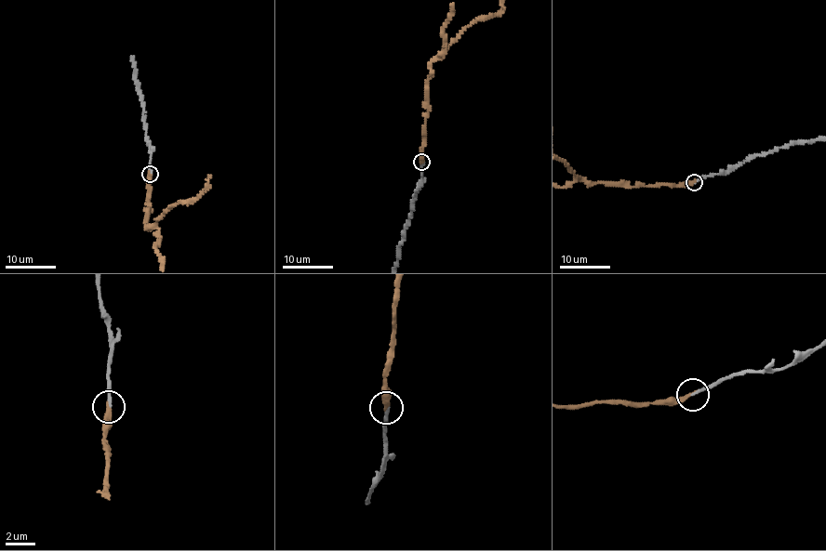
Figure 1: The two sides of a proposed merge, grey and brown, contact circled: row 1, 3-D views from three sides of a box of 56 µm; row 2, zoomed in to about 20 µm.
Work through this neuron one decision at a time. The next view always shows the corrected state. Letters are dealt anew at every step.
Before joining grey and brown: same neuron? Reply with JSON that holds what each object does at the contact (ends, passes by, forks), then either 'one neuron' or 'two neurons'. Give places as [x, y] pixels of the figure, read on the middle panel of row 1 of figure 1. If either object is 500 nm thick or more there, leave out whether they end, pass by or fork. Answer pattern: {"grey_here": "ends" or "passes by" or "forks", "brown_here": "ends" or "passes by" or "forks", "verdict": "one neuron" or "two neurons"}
{"grey_here": "ends", "brown_here": "ends", "verdict": "one neuron"}

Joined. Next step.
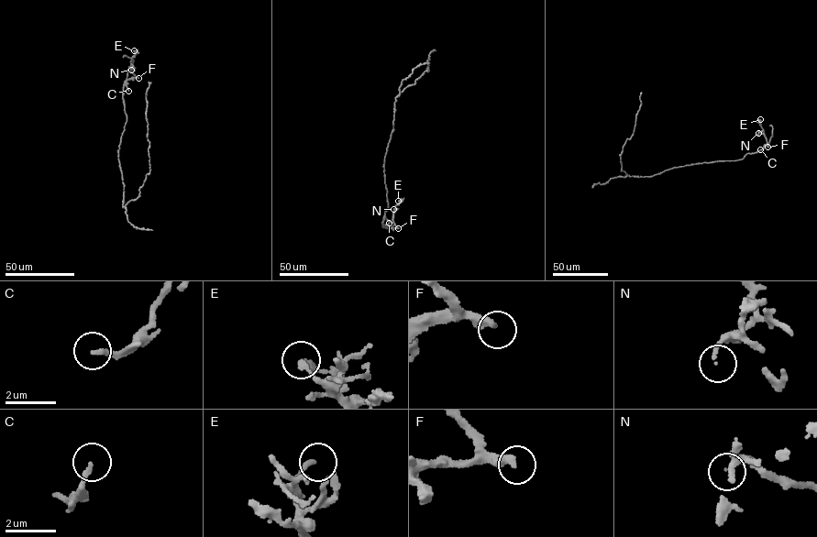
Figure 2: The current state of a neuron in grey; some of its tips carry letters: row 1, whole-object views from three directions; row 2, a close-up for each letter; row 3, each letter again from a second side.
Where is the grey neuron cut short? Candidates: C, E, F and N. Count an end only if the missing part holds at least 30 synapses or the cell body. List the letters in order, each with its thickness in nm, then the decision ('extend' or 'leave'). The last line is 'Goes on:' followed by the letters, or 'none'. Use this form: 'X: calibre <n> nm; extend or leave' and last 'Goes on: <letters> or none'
C: calibre 180 nm; leave
E: calibre 190 nm; leave
F: calibre 360 nm; extend
N: calibre 110 nm; leave
Goes on: F

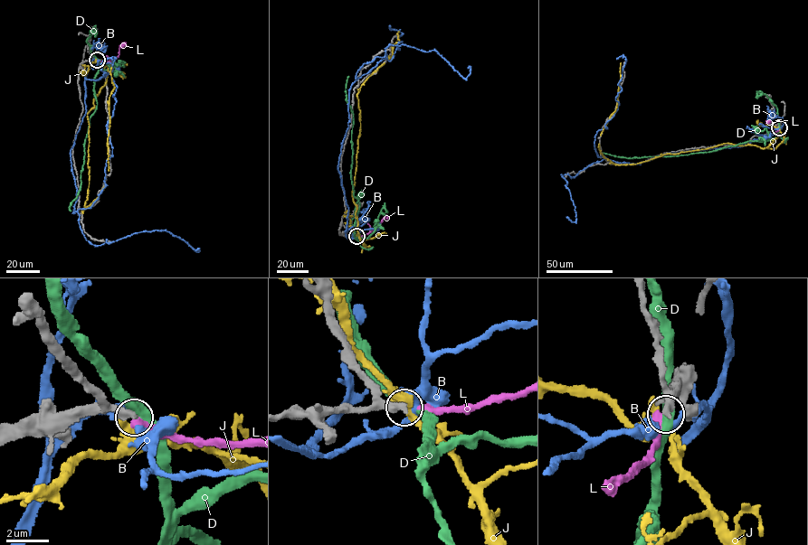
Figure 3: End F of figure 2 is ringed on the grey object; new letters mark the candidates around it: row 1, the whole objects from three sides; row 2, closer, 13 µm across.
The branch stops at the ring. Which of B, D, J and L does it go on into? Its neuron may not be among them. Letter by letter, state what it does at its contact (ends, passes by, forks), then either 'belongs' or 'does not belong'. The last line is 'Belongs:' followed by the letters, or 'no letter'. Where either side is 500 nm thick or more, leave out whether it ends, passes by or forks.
B: it passes by; does not belong
D: it passes by; does not belong
J: it forks; does not belong
L: it ends; belongs
Belongs: L

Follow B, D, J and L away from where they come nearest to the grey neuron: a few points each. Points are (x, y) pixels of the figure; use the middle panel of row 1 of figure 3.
B: (357, 236), (346, 233), (348, 209), (337, 167), (351, 85), (399, 49), (402, 34), (389, 26)
D: (356, 236), (355, 227), (360, 204), (354, 196), (350, 173), (353, 113), (346, 88), (349, 76)
J: (357, 236), (365, 247), (357, 231), (351, 192), (360, 129), (357, 95), (391, 57), (399, 32)
L: (356, 235), (368, 234), (388, 216)

